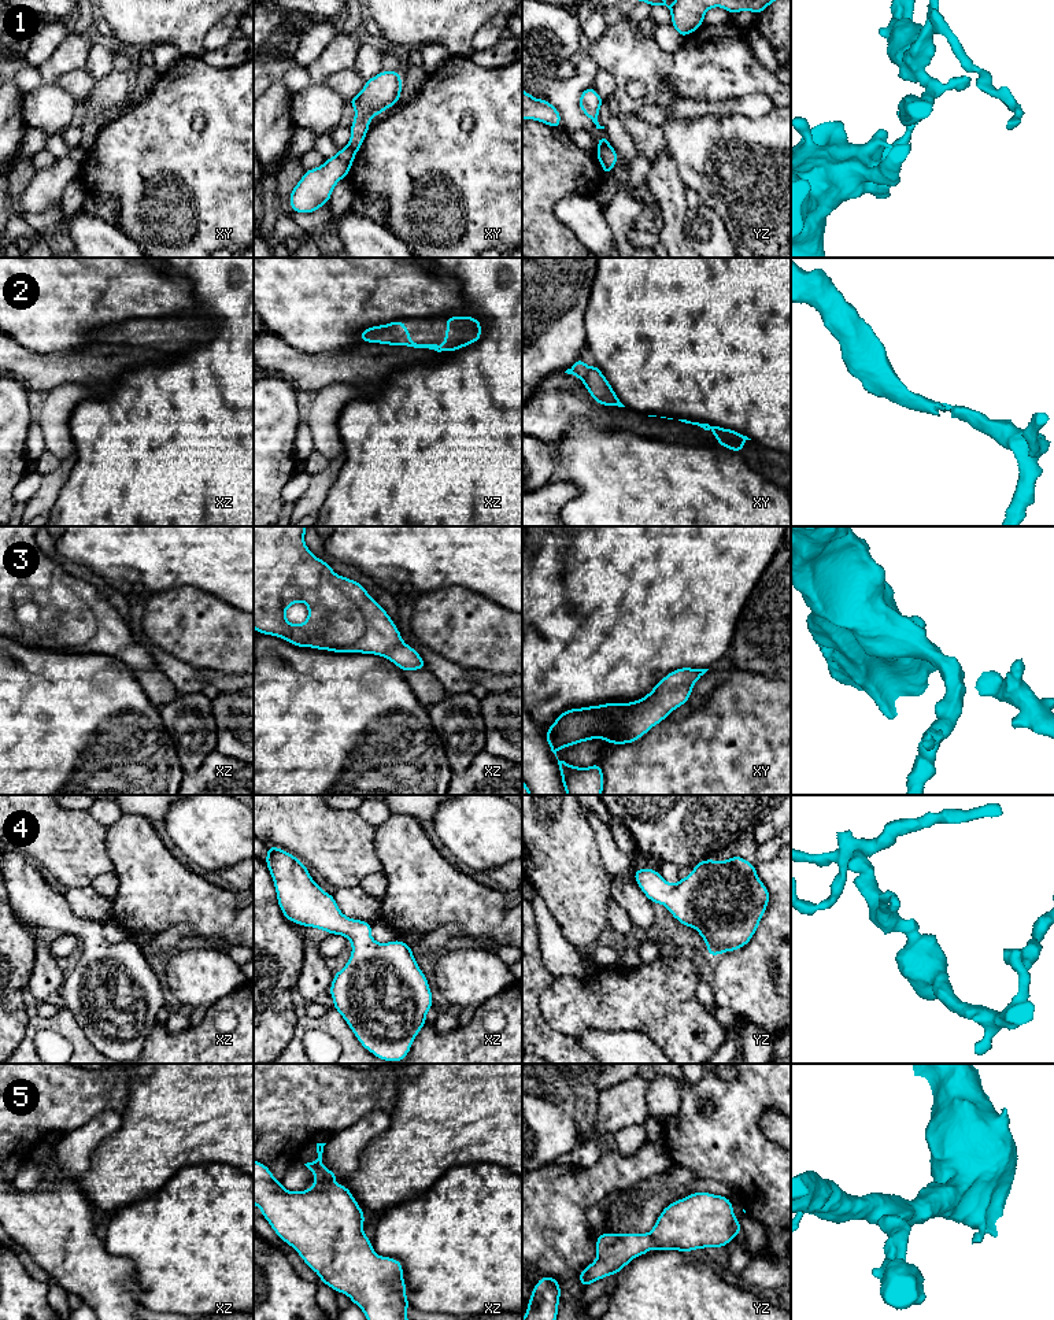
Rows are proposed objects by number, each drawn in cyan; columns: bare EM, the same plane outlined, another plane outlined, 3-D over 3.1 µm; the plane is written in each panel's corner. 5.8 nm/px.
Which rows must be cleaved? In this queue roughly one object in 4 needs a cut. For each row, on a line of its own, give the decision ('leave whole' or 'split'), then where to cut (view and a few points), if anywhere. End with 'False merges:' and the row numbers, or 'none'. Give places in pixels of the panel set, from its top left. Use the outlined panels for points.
1: split; cut in xy along (348, 144), (355, 151)
2: leave whole; no cut
3: leave whole; no cut
4: leave whole; no cut
5: leave whole; no cut
False merges: 1

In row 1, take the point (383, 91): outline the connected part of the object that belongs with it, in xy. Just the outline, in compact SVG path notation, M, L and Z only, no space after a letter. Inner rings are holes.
M380 71L369 78L363 89L348 100L355 108L355 118L351 123L351 137L348 145L359 151L369 132L373 117L384 112L400 100L402 75L400 71Z

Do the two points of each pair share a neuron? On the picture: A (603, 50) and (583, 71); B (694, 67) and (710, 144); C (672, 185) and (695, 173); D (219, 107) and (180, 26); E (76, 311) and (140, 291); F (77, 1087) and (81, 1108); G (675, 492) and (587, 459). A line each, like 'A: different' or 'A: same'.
A: different
B: different
C: different
D: different
E: same
F: same
G: same

